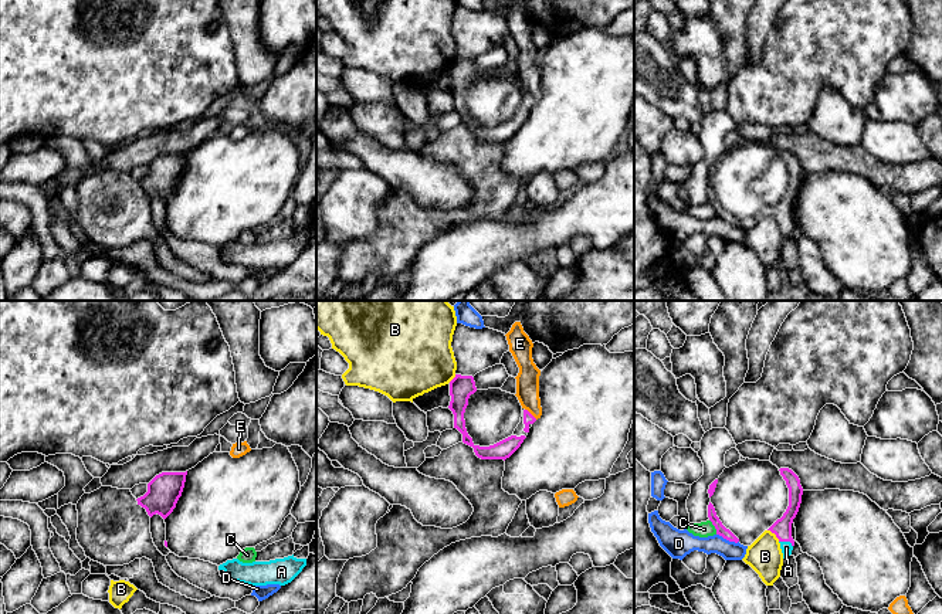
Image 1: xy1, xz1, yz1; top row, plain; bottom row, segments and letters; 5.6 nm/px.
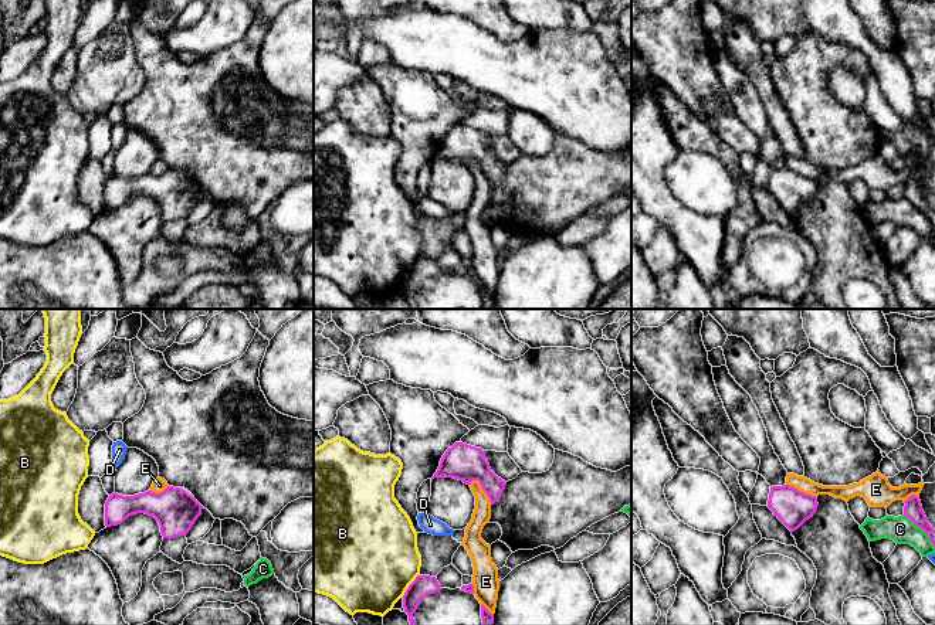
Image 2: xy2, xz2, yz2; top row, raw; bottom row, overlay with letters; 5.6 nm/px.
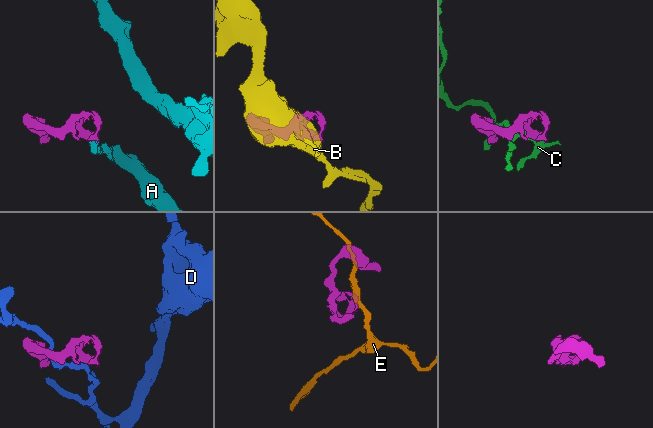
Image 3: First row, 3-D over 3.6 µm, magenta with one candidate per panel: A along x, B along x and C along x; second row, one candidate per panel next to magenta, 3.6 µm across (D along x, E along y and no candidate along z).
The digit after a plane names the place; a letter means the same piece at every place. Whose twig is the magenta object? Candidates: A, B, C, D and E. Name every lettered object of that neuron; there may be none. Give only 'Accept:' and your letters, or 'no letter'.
Accept: A

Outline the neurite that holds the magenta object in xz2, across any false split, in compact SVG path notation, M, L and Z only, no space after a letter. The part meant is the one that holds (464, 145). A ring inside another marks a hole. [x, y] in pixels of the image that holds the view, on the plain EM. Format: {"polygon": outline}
{"polygon": "M455 125L446 133L431 164L434 160L444 159L463 163L467 167L478 163L491 187L498 184L507 167L505 163L491 153L485 142L485 133L463 125Z"}

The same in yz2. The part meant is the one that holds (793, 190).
{"polygon": "M772 169L768 190L790 213L797 213L817 193L817 180L793 169Z"}

